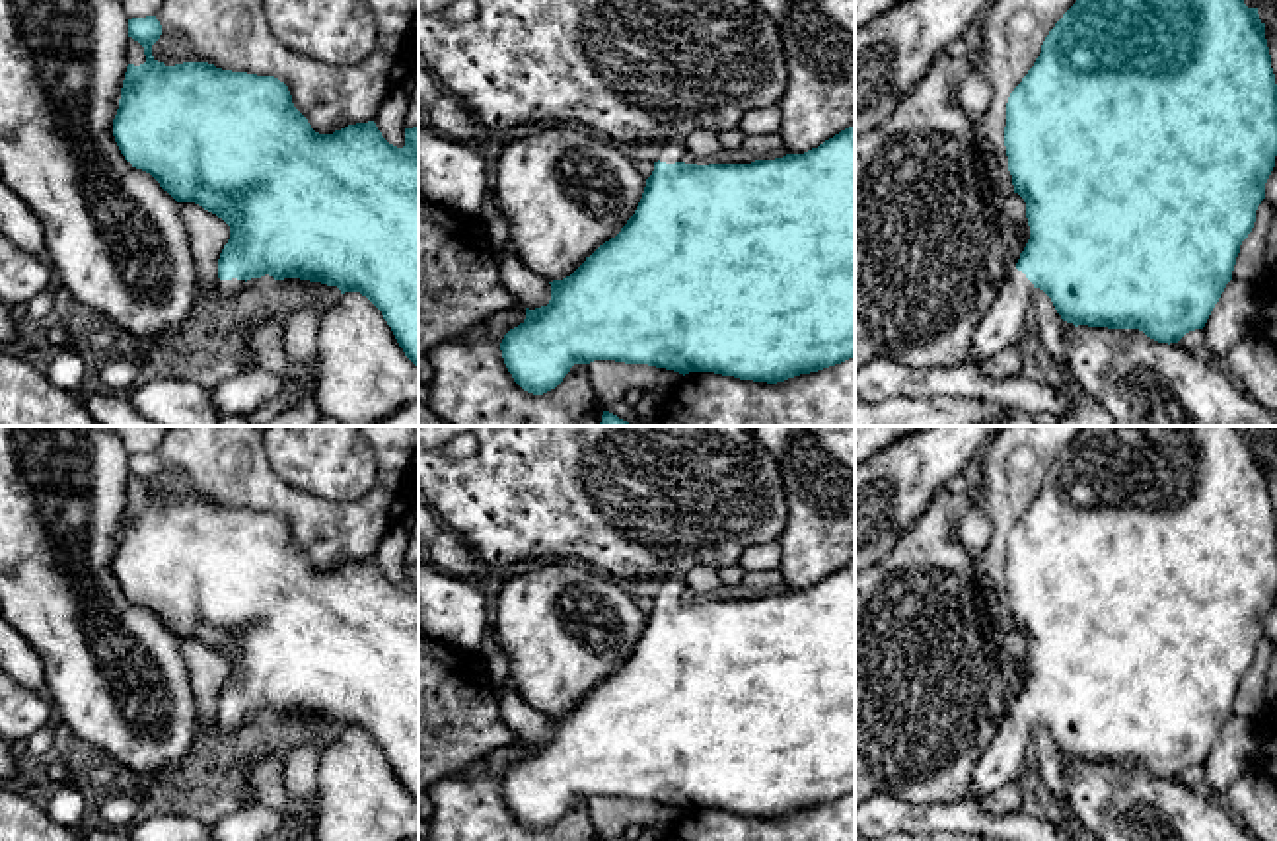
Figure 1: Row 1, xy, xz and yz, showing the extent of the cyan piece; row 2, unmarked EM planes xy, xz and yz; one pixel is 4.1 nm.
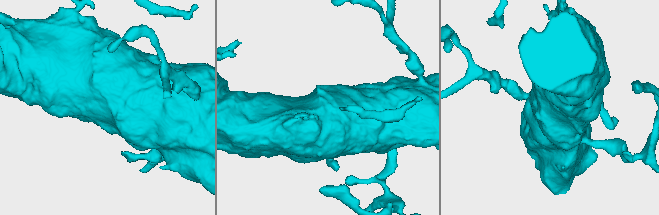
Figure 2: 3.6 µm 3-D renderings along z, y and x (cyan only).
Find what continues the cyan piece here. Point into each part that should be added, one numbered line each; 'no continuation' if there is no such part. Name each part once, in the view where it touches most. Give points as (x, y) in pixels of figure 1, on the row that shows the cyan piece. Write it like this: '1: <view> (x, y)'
1: xy (228, 291)

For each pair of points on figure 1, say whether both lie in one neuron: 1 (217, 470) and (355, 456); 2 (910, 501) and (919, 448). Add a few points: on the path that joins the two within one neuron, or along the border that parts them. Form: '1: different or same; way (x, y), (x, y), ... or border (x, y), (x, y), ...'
1: different; border (263, 446), (269, 466), (289, 483), (308, 491)
2: same; way (910, 487), (910, 474), (919, 462)

